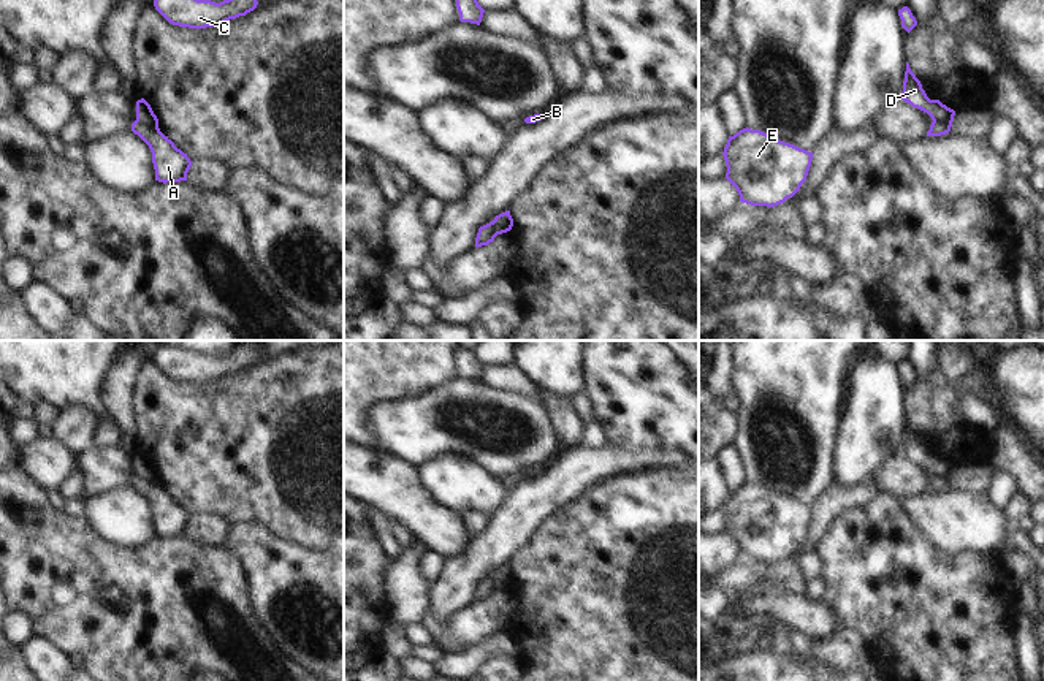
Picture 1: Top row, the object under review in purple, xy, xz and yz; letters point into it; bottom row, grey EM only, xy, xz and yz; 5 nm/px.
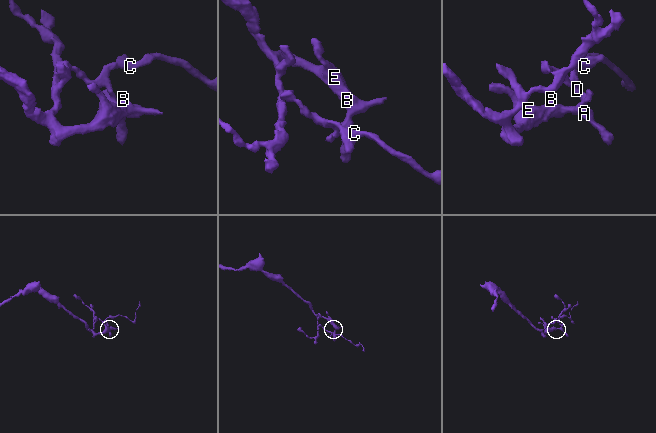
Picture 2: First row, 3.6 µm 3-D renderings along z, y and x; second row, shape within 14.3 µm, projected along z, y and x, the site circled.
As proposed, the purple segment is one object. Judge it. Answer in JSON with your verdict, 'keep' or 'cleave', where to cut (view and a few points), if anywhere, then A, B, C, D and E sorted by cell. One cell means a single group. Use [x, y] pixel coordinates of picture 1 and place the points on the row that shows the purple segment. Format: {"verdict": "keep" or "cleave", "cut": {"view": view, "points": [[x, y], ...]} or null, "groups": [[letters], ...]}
{"verdict": "cleave", "cut": {"view": "xy", "points": [[137, 119], [157, 127]]}, "groups": [["A", "B", "E"], ["C", "D"]]}

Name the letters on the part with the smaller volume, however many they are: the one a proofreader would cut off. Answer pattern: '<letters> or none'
C, D.

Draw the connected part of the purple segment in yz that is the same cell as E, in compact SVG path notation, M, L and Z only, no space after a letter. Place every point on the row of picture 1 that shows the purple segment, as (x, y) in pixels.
M748 127L729 136L722 155L740 201L767 207L800 190L813 160L813 152Z

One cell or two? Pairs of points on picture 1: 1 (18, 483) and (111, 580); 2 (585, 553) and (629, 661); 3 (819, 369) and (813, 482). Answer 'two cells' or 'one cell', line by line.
1: one cell
2: one cell
3: one cell

